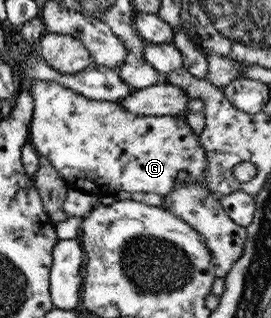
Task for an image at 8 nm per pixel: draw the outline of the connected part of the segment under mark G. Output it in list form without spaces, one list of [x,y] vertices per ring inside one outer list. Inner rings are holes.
[[[34,80],[29,84],[28,92],[32,96],[33,106],[27,129],[28,143],[39,157],[48,160],[58,171],[69,190],[95,195],[104,200],[112,198],[118,191],[166,195],[180,183],[178,175],[182,171],[188,173],[192,183],[203,185],[206,152],[200,146],[198,135],[192,132],[184,118],[131,115],[116,102],[88,99],[58,82]]]

